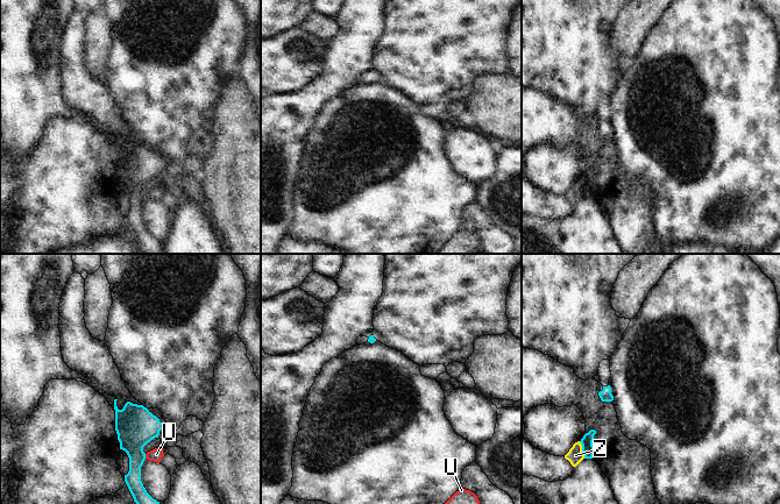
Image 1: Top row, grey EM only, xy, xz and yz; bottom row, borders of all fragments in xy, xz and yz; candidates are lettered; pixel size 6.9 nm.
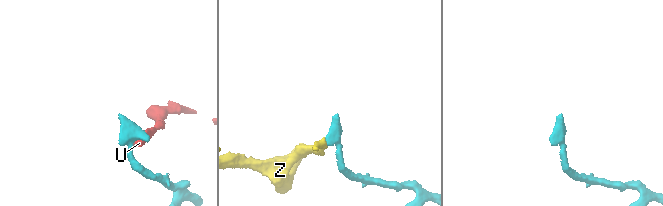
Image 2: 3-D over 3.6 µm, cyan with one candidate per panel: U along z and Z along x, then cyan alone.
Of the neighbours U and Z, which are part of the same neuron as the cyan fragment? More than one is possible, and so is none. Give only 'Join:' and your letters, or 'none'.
Join: none

